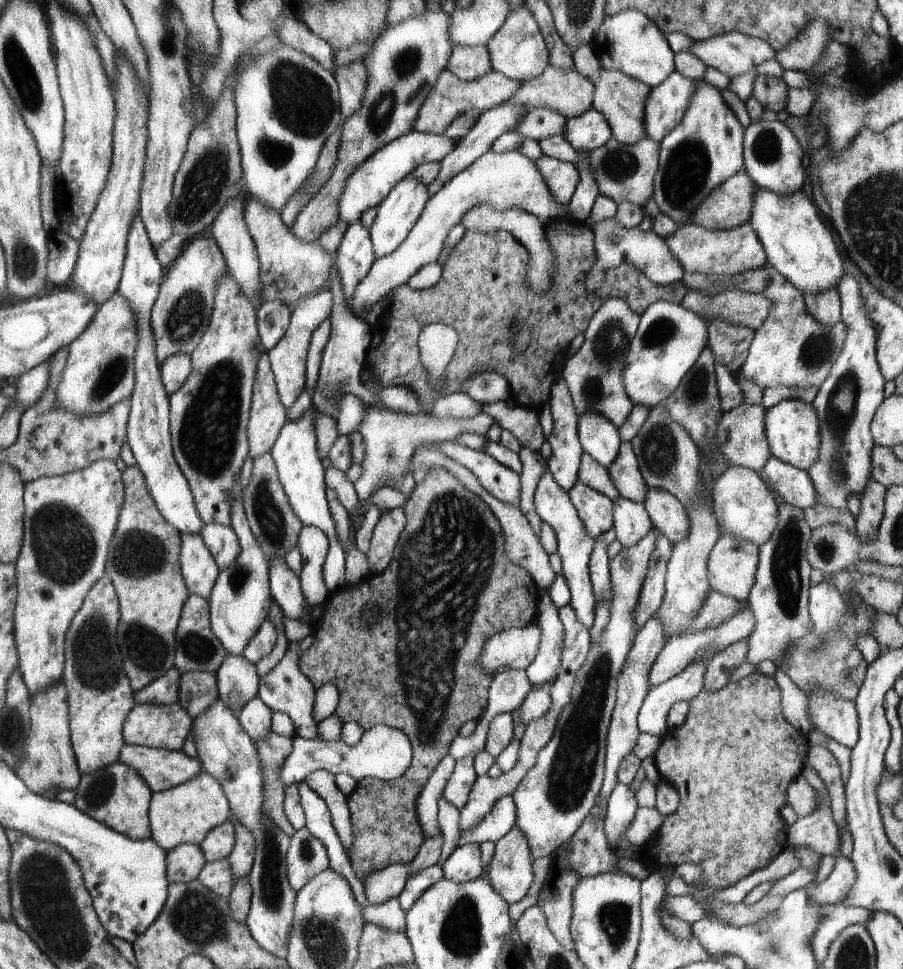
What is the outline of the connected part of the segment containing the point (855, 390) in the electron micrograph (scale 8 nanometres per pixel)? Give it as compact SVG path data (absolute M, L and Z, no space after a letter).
M845 275L836 284L836 290L841 302L841 320L846 324L846 340L811 404L818 416L820 448L816 464L806 472L818 492L816 505L824 504L848 512L848 498L858 496L860 500L868 482L872 482L871 452L875 443L871 424L884 400L885 380L876 362L878 327L868 316L856 279Z

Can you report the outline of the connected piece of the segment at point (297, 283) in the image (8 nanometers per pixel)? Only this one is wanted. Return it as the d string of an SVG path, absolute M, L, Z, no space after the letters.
M250 198L246 199L244 222L254 240L256 258L260 266L260 302L278 300L294 310L296 302L304 296L314 296L322 290L330 292L331 256L318 244L318 240L302 242L285 225L276 210L266 208L264 204Z

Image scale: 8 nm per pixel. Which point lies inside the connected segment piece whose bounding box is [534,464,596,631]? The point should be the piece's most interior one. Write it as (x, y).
(552, 504)

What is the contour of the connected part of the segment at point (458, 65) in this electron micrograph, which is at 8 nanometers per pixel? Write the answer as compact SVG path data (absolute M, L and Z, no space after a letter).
M486 45L454 46L447 68L464 82L478 80L492 70L488 48Z

